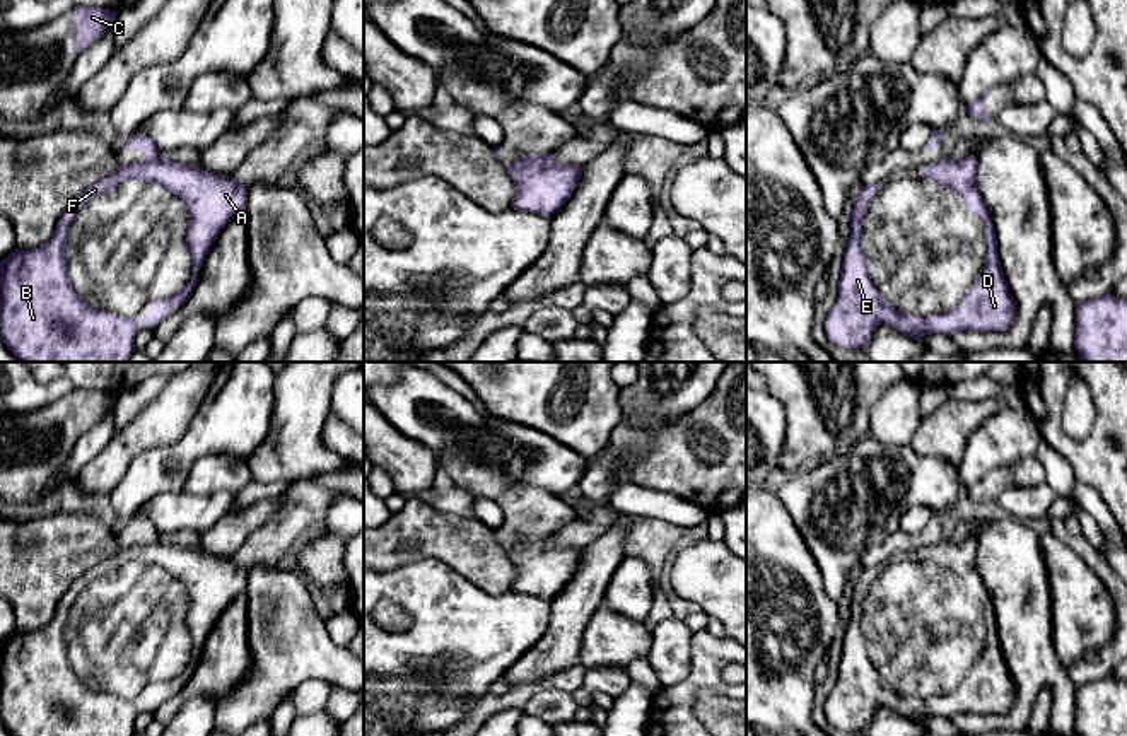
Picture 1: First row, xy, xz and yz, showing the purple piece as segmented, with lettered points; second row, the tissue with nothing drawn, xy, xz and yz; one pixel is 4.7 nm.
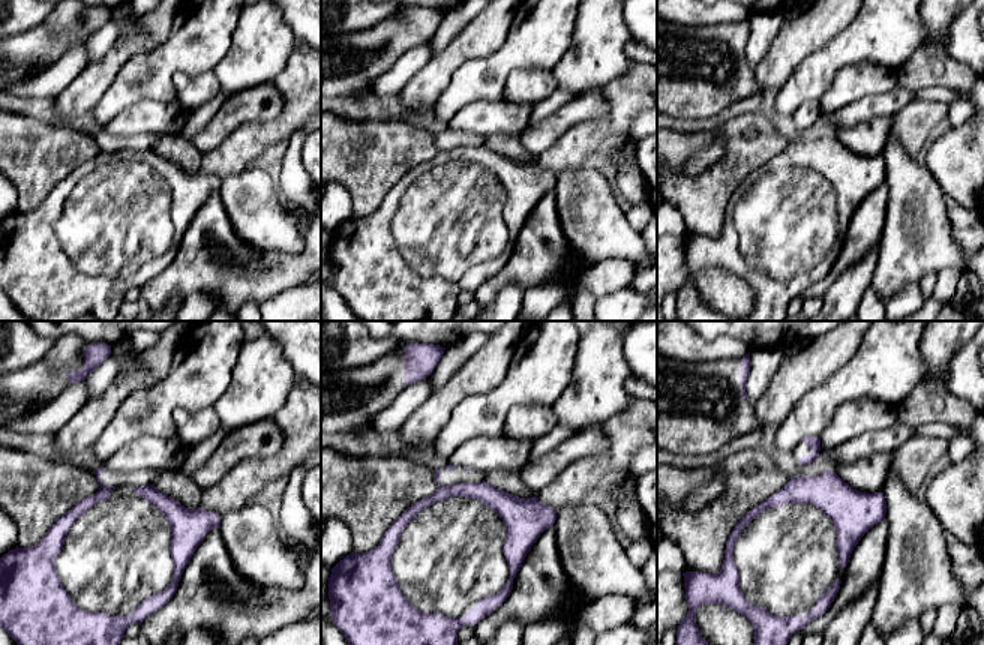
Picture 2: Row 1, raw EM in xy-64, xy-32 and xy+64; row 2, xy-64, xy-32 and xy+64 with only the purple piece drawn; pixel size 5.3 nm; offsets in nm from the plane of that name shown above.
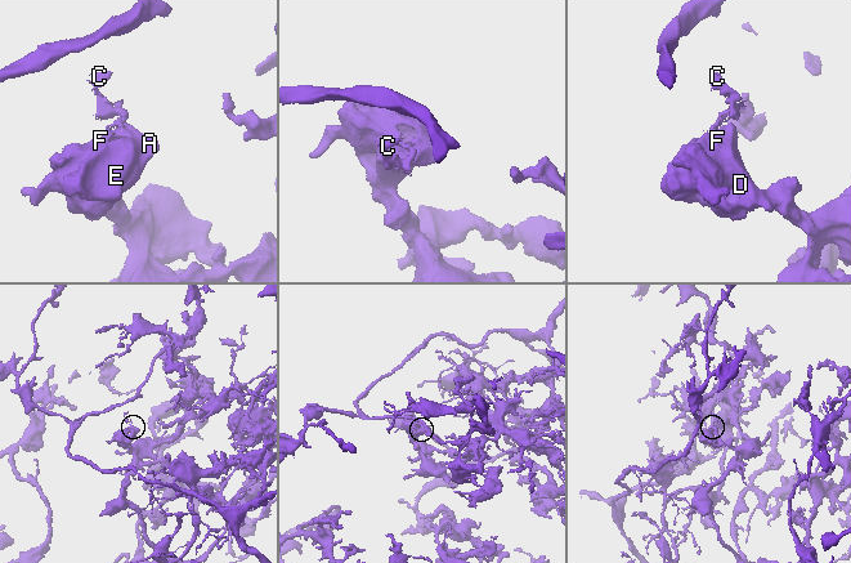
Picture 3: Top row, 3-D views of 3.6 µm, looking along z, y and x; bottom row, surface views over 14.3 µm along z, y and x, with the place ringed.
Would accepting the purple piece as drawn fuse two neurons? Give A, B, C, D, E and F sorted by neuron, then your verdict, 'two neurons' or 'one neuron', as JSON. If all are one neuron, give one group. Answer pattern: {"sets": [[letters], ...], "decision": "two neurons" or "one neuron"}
{"sets": [["A", "B", "D", "E", "F"], ["C"]], "decision": "two neurons"}

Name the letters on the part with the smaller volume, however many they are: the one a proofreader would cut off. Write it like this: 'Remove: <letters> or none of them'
Remove: C

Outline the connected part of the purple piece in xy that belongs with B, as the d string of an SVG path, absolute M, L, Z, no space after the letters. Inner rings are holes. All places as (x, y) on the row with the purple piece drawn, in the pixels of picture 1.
M164 157L120 166L72 200L48 242L15 249L0 261L3 343L20 362L128 362L140 326L155 328L190 299L212 244L246 205L248 190L231 176ZM128 181L162 184L184 203L190 215L186 242L195 273L179 292L155 301L143 319L92 309L68 282L65 260L75 215L97 195Z

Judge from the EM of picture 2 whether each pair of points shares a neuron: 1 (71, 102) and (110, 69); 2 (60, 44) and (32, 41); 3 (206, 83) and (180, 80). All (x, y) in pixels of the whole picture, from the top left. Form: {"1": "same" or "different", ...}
{"1": "same", "2": "same", "3": "same"}

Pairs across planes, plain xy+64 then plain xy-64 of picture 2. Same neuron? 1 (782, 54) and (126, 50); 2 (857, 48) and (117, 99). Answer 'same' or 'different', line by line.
1: same
2: same

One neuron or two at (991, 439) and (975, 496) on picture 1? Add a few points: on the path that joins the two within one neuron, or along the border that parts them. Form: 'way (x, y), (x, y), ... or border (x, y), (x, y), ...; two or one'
border (1016, 460), (1006, 467), (991, 468), (967, 487); two

